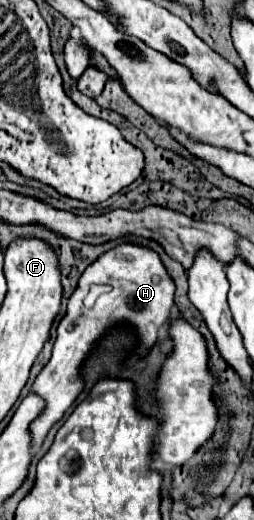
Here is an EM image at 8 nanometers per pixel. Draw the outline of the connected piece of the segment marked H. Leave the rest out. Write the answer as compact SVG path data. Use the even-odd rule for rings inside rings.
M119 244L105 252L101 258L97 258L93 264L87 266L83 276L79 278L77 290L71 294L67 304L67 314L57 326L57 340L53 346L53 356L47 362L47 366L39 372L35 378L31 392L37 392L45 400L45 408L41 410L41 416L37 416L37 422L33 420L29 428L29 446L33 448L33 454L41 448L47 432L63 418L65 410L75 402L77 394L83 388L83 382L79 378L79 366L83 358L93 348L95 340L113 324L117 322L129 322L137 336L139 336L139 354L143 356L147 348L151 348L157 340L159 326L167 320L171 308L173 308L173 296L175 296L175 284L169 272L165 270L161 256L141 244ZM91 284L109 284L111 292L101 294L93 308L85 308L83 300L91 288Z

